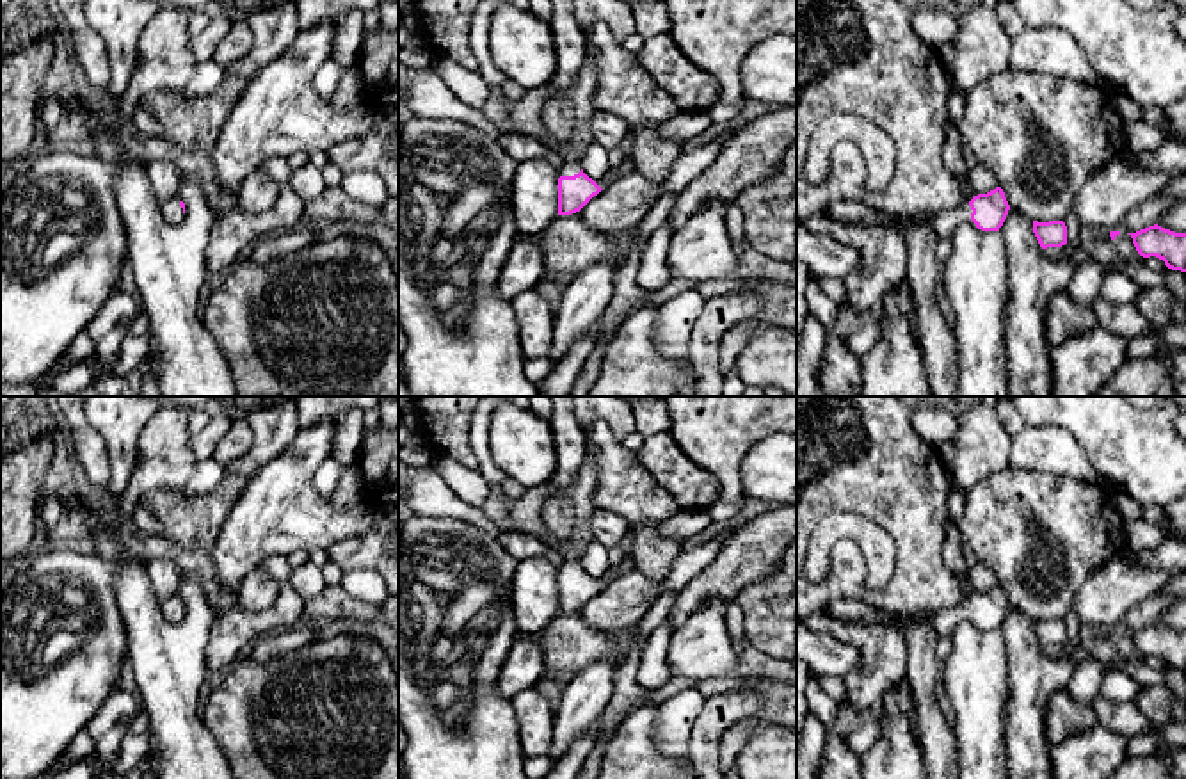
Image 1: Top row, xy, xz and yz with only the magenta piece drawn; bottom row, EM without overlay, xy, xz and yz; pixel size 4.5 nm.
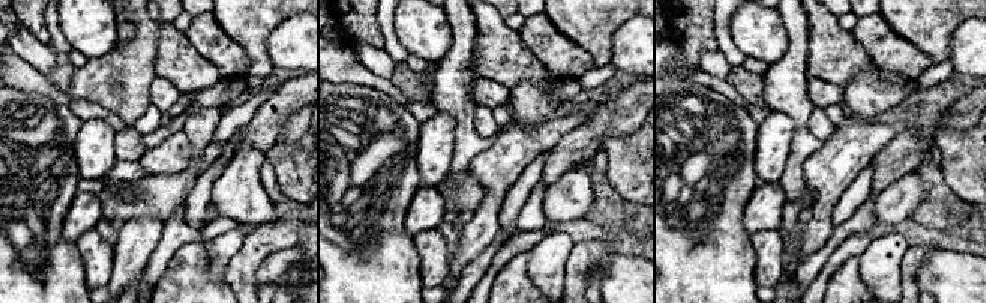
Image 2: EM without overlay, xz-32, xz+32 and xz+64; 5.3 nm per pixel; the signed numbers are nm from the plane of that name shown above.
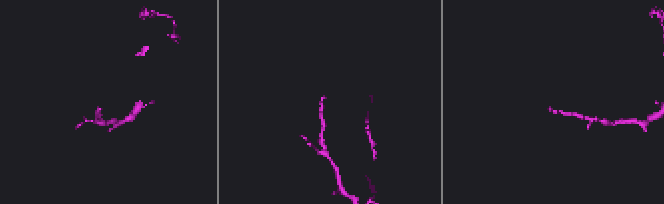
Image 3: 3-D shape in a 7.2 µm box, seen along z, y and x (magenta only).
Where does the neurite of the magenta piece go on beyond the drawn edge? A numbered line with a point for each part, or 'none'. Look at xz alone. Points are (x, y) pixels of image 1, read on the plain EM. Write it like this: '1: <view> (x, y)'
1: xz (571, 566)

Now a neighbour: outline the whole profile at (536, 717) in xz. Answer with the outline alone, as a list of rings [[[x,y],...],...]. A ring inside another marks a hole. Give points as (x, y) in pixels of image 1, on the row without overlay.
[[[537,688],[517,692],[510,704],[519,724],[525,758],[546,756],[555,735],[555,710]]]

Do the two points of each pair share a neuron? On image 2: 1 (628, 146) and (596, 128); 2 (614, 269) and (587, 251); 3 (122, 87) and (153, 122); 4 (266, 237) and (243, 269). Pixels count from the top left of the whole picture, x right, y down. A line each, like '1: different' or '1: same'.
1: different
2: different
3: different
4: same

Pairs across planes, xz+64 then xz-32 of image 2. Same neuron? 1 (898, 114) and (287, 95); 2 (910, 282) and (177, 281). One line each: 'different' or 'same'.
1: different
2: different

